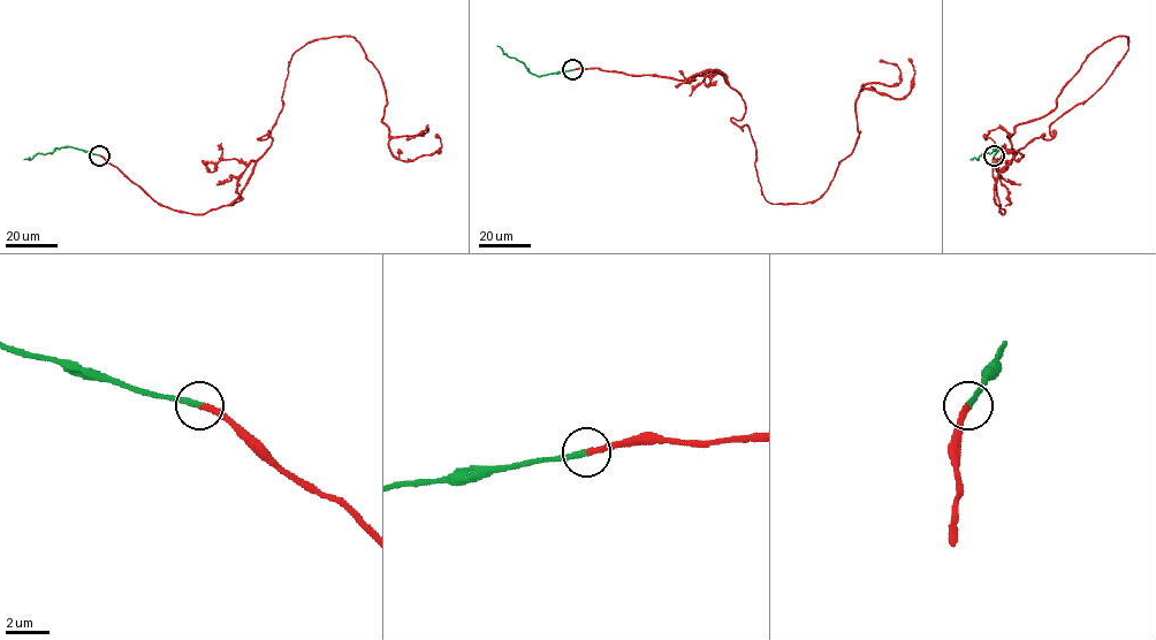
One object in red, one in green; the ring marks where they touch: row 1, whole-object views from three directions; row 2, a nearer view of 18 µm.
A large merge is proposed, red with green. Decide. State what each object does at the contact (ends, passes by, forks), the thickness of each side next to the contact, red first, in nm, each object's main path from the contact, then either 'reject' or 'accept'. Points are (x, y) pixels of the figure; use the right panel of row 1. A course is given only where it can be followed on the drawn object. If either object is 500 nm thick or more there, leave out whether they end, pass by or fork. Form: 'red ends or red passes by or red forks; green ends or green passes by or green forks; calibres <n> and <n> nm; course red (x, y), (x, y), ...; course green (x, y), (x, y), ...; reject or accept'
red ends; green ends; calibres 260 and 320 nm; course red (995, 155), (1002, 214), (999, 172), (1052, 137), (1128, 37), (1016, 127), (1018, 160), (982, 135); course green (995, 155), (1001, 146), (982, 153), (978, 159), (970, 159); accept

